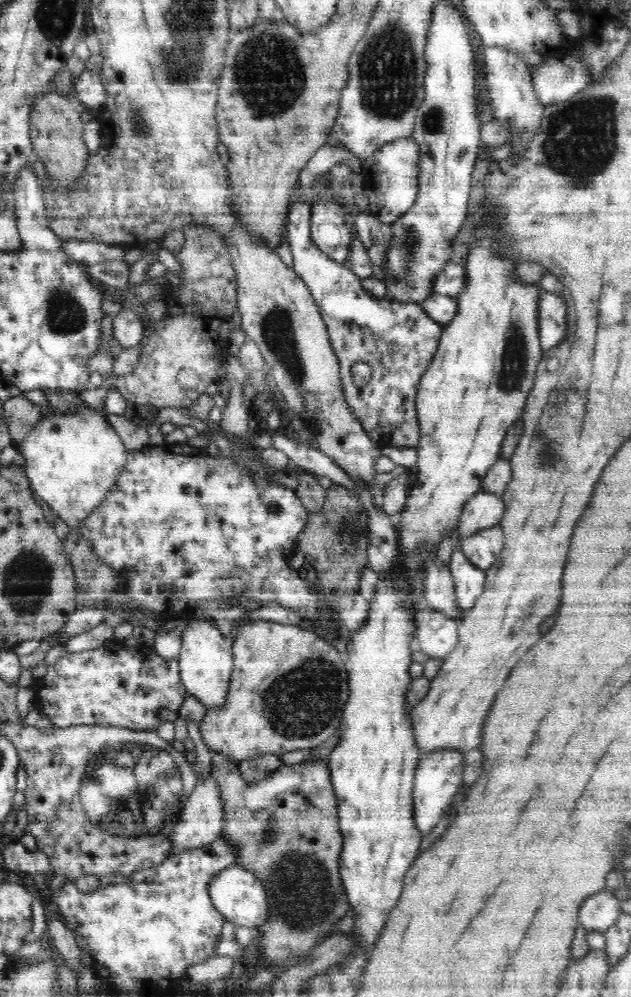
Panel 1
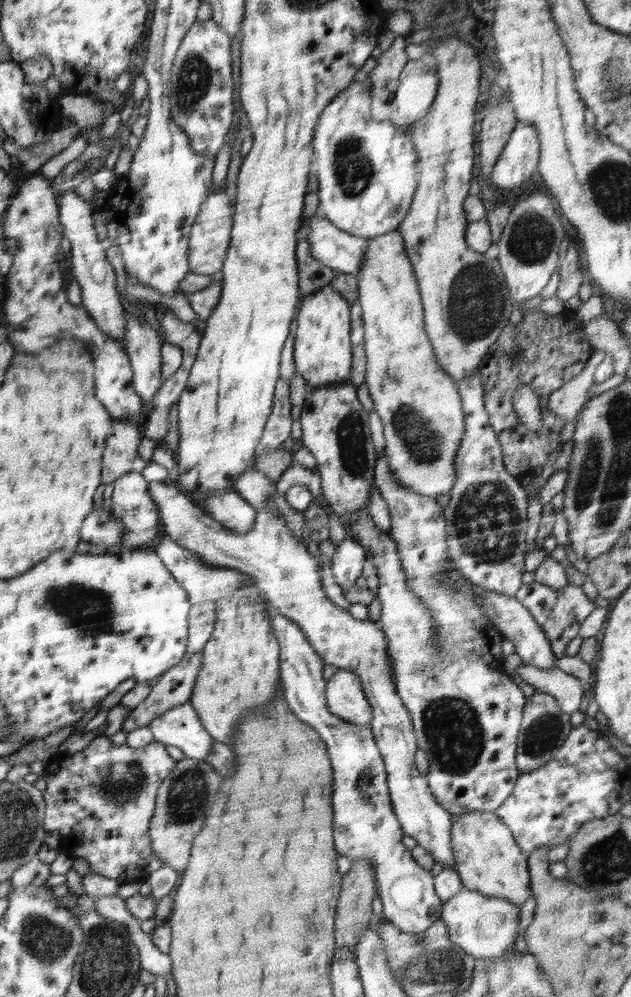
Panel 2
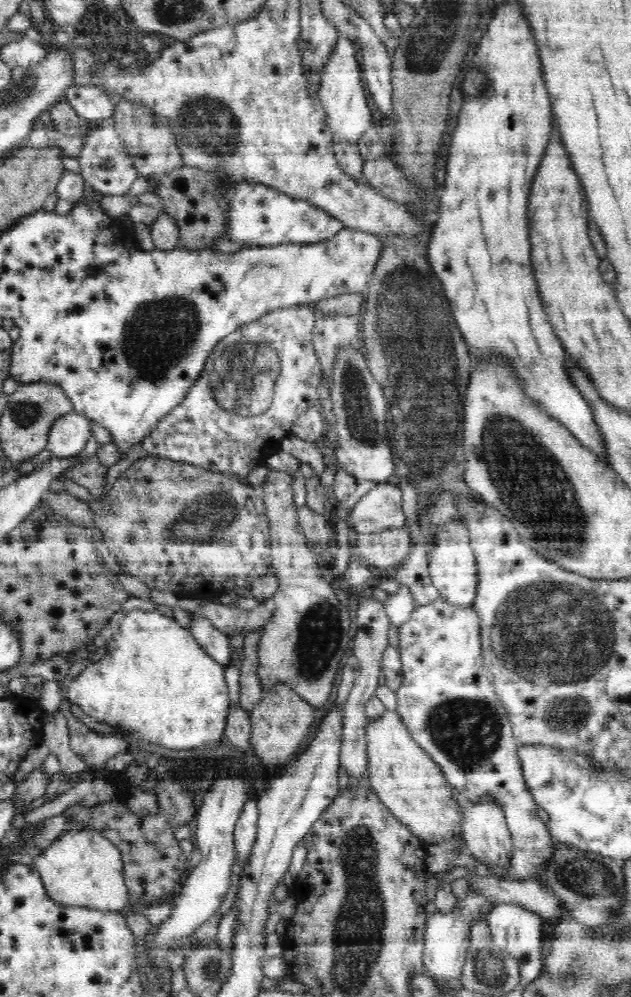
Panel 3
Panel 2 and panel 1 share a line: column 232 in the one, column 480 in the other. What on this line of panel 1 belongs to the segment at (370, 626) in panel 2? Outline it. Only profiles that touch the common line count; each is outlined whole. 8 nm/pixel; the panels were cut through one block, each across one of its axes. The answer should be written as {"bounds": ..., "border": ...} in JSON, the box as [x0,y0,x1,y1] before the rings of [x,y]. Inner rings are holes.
{"bounds":[460,525,504,571],"border":[[[497,525],[462,539],[460,547],[473,565],[485,571],[495,564],[500,551],[504,548],[504,541],[504,532]]]}

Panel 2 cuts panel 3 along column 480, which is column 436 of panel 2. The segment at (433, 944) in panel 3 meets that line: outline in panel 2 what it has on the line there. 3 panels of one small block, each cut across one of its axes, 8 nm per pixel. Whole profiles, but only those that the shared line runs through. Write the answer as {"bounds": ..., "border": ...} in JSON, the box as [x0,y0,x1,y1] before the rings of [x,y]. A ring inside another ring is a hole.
{"bounds":[155,535,443,934],"border":[[[161,535],[155,545],[155,553],[186,590],[191,605],[216,602],[232,594],[256,594],[264,602],[274,636],[279,642],[280,676],[290,712],[294,712],[302,722],[320,734],[331,760],[334,775],[333,840],[336,852],[353,862],[361,858],[369,860],[374,869],[376,894],[383,904],[382,915],[406,934],[424,933],[434,921],[440,919],[443,905],[434,888],[434,876],[414,861],[411,851],[402,843],[405,834],[394,814],[385,764],[370,727],[354,725],[330,712],[325,697],[327,681],[322,677],[324,664],[321,656],[306,640],[302,629],[295,622],[277,614],[266,602],[265,596],[259,596],[259,585],[250,574],[234,568],[203,564],[197,554],[176,544],[166,535]]]}

